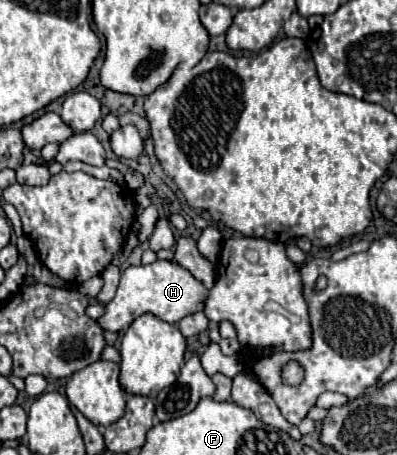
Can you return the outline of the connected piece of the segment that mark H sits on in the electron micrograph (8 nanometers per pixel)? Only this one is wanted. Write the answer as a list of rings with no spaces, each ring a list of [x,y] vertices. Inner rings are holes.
[[[157,259],[151,265],[129,265],[123,269],[117,293],[105,305],[105,313],[97,319],[97,323],[103,327],[103,331],[115,333],[127,329],[129,323],[133,323],[133,319],[143,313],[151,313],[167,323],[177,323],[177,319],[183,319],[193,311],[201,311],[205,295],[209,295],[209,291],[201,287],[201,283],[197,283],[197,279],[175,261]]]

